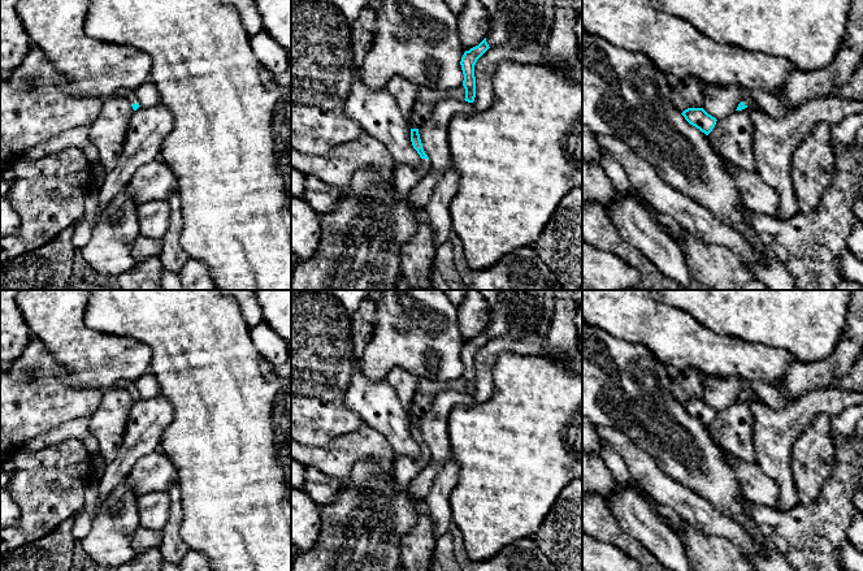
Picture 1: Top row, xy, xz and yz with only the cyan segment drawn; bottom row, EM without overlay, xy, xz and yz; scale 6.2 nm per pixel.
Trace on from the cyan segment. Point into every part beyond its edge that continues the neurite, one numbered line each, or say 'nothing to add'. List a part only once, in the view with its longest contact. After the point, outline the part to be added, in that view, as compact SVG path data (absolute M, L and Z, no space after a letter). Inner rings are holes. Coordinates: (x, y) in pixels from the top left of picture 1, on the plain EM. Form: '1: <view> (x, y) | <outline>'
1: xz (404, 468) | M421 450L419 458L396 457L393 467L393 476L396 489L409 485L412 479L430 462L430 453Z

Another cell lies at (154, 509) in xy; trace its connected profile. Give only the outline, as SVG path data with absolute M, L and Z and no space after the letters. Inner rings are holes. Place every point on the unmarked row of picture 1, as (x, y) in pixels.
M168 492L143 494L136 499L140 525L162 531L169 519L170 498Z

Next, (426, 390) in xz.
M464 377L451 381L432 381L428 378L420 378L416 386L409 416L413 420L419 420L430 407L434 398L443 392L464 392Z

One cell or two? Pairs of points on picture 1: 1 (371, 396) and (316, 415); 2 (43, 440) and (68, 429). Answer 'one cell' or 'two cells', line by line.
1: two cells
2: one cell

